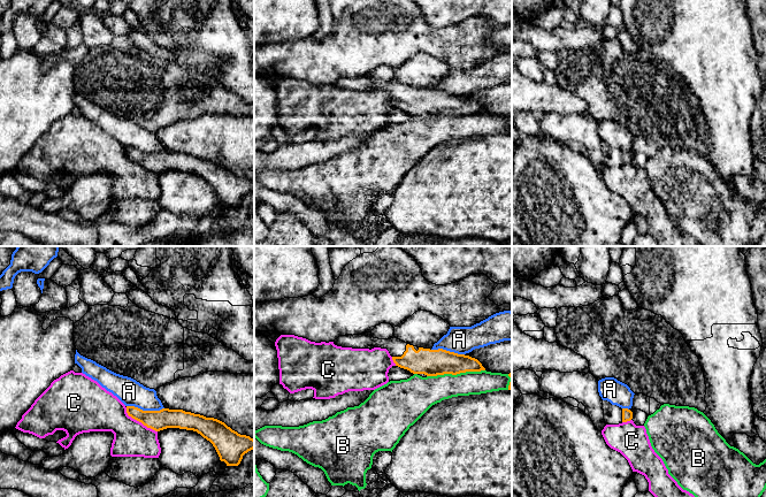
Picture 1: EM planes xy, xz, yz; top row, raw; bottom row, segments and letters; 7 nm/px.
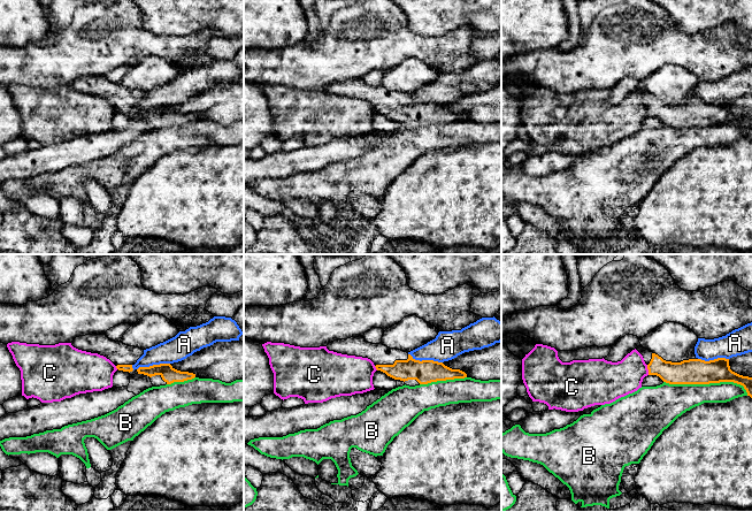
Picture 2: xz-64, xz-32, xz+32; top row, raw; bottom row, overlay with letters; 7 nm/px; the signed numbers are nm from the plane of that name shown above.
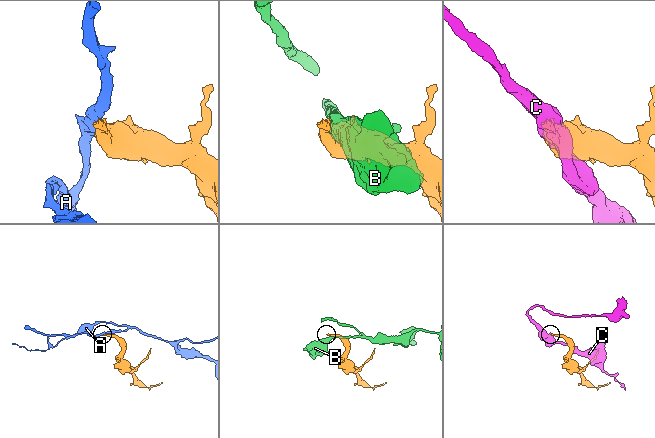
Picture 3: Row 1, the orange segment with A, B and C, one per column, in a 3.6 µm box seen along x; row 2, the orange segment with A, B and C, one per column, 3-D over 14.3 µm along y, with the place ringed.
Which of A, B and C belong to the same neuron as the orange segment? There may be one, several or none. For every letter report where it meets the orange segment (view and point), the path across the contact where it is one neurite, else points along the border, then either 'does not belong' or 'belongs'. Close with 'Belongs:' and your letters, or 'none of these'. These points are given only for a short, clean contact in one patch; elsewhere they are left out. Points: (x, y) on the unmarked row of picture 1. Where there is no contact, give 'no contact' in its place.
A: meets orange in xy at (145, 153); does not belong
B: meets orange in xz at (456, 116); does not belong
C: meets orange in xy at (139, 163); does not belong
Belongs: none of these

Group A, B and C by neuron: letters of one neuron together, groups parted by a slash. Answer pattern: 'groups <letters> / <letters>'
groups A / B / C

